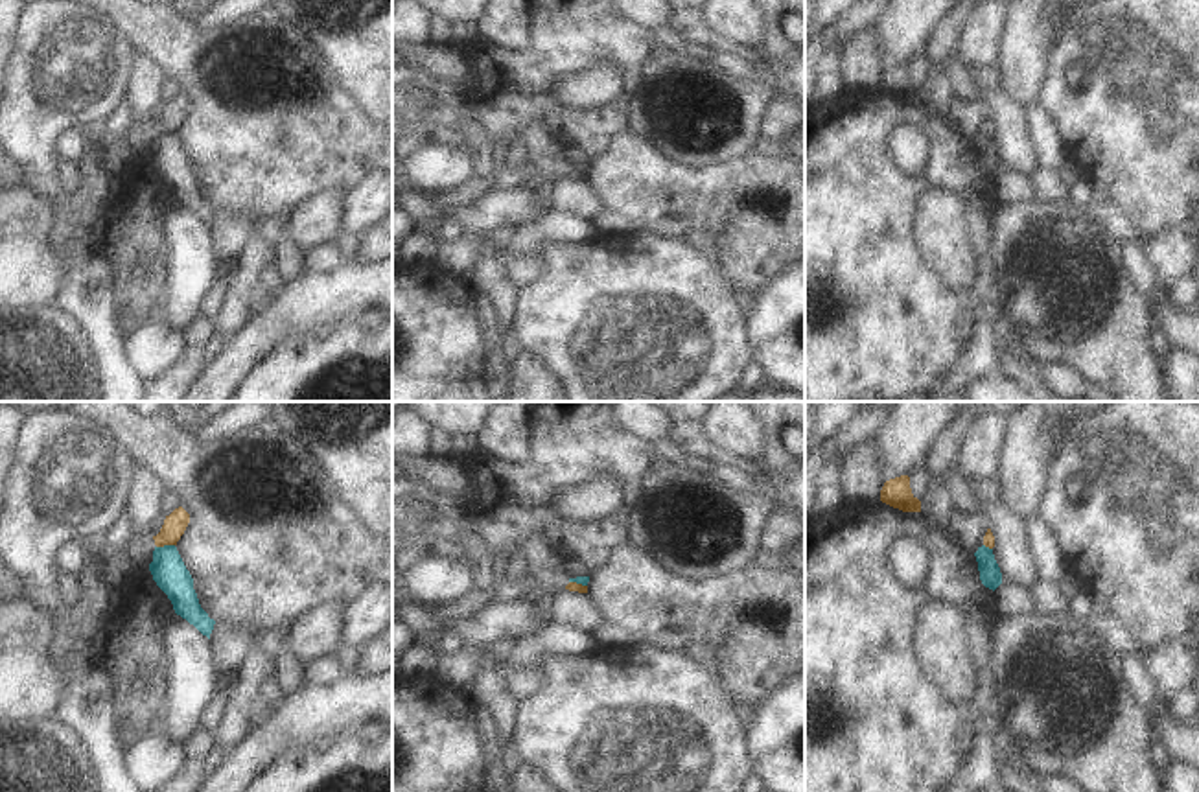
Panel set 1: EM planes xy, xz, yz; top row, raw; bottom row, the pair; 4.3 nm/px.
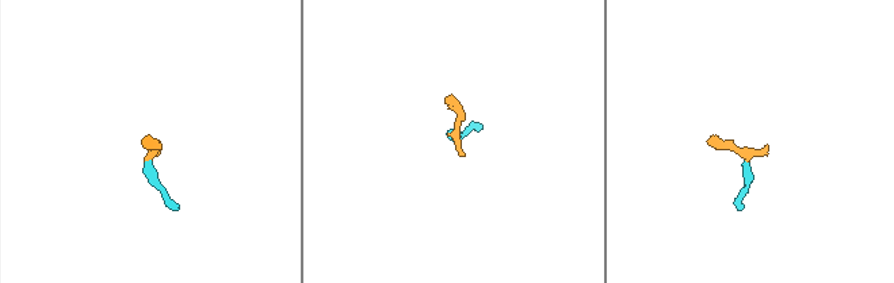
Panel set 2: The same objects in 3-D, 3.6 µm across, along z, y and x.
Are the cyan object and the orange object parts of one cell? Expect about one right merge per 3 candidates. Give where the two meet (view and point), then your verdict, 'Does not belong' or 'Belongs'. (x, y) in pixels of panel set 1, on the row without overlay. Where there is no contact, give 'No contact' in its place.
Touches cyan at xy (164, 133). Does not belong

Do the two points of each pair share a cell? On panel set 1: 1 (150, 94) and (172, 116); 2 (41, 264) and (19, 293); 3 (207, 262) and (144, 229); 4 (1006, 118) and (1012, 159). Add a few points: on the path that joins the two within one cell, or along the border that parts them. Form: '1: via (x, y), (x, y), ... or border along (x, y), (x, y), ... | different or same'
1: border along (135, 116), (150, 122) | different
2: via (34, 271), (19, 286) | same
3: border along (174, 199), (164, 214), (166, 267), (162, 282) | different
4: via (1010, 128), (1012, 150) | same

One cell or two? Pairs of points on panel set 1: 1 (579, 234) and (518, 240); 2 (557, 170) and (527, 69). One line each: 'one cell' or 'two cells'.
1: one cell
2: two cells

